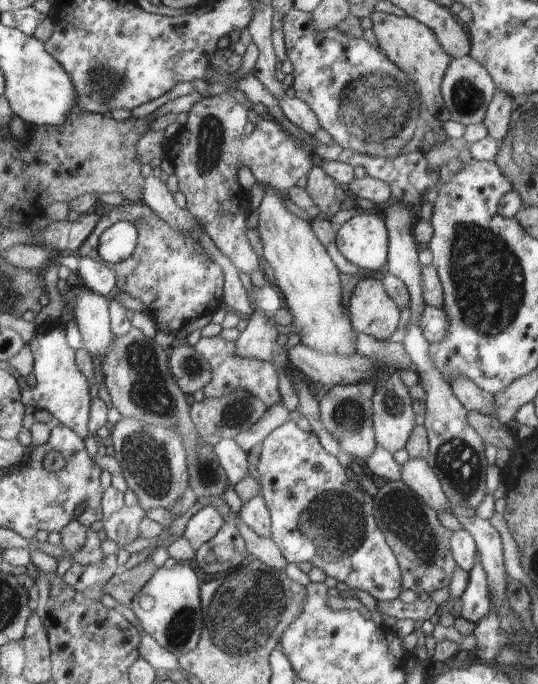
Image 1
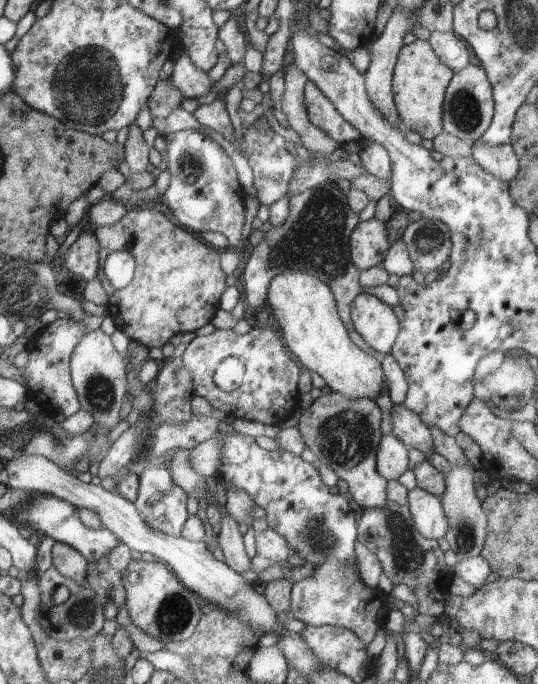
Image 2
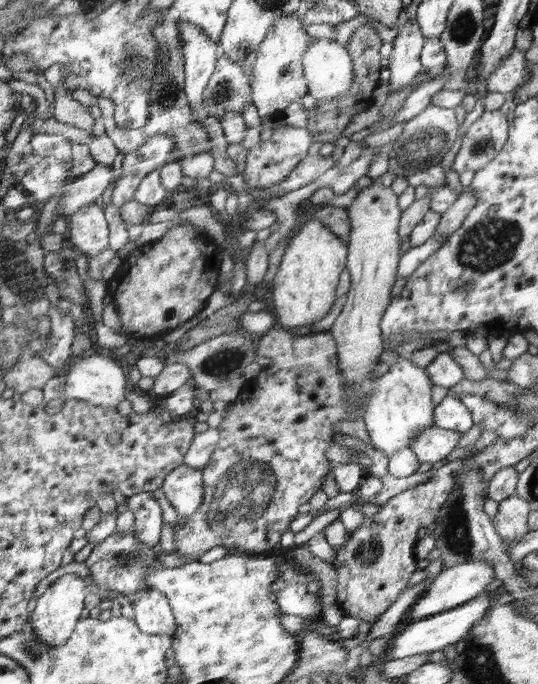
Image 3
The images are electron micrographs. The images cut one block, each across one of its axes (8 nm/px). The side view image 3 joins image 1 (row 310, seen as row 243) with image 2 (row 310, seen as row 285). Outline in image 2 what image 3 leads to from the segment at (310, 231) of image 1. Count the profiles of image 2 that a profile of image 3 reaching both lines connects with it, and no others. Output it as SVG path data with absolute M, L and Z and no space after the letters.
M288 270L279 273L270 283L267 293L267 310L276 317L280 324L282 336L290 352L301 361L302 367L309 372L318 373L325 381L328 388L350 399L368 398L375 401L384 386L384 374L381 362L366 352L363 352L348 335L346 325L341 320L340 310L337 308L337 300L333 296L333 290L323 281L312 274L303 271Z

